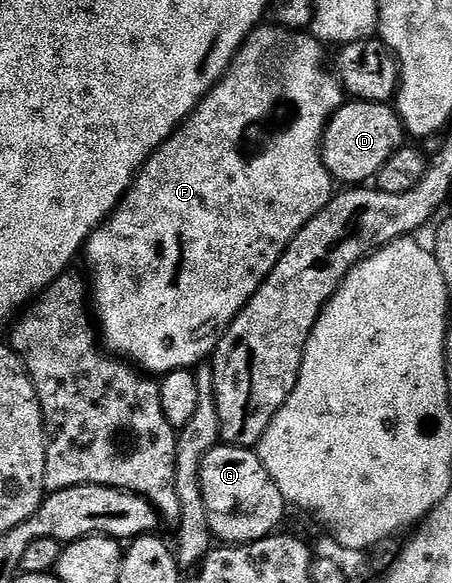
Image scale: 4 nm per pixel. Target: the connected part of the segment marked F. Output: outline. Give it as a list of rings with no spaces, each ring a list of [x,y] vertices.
[[[265,23],[254,29],[241,44],[241,50],[218,85],[198,103],[195,112],[169,136],[168,141],[150,155],[116,211],[85,242],[83,261],[85,257],[89,264],[87,281],[91,286],[91,309],[99,322],[100,340],[110,354],[132,363],[149,375],[193,369],[208,362],[213,356],[213,350],[221,342],[221,336],[243,311],[255,291],[259,291],[267,275],[271,275],[275,263],[279,263],[295,235],[299,235],[299,231],[303,231],[303,227],[307,227],[307,223],[311,223],[311,219],[315,219],[315,215],[319,215],[319,211],[323,211],[323,207],[327,207],[329,200],[335,196],[333,176],[321,161],[321,137],[325,133],[325,124],[335,110],[345,104],[347,94],[327,68],[325,52],[326,46],[309,31],[283,29],[276,23]]]

